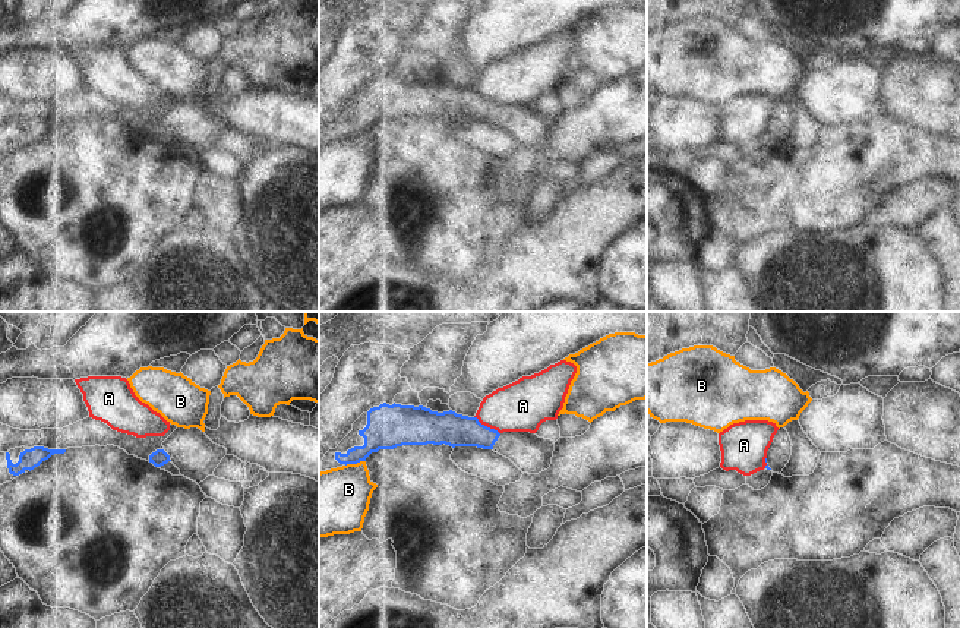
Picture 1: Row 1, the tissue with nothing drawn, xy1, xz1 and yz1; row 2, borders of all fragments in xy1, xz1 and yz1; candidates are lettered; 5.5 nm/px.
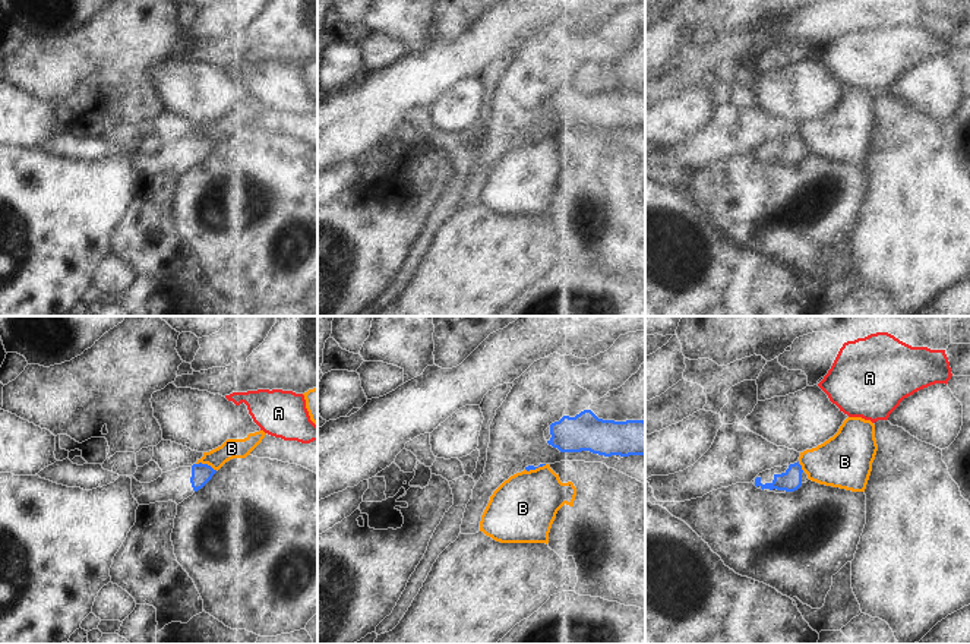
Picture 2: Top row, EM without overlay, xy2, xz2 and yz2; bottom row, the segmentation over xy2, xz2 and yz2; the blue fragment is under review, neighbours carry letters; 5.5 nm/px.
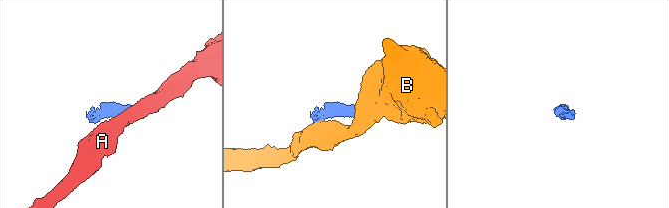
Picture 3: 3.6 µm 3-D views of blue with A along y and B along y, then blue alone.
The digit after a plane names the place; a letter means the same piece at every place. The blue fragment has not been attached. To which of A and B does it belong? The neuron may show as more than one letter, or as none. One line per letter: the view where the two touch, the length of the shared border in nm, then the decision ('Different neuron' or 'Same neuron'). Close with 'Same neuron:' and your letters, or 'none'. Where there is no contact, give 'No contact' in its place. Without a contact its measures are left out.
A: Touches blue in xz1. Shared border 170 nm. Different neuron
B: Touches blue in xy2. Shared border 130 nm. Different neuron
Same neuron: none

